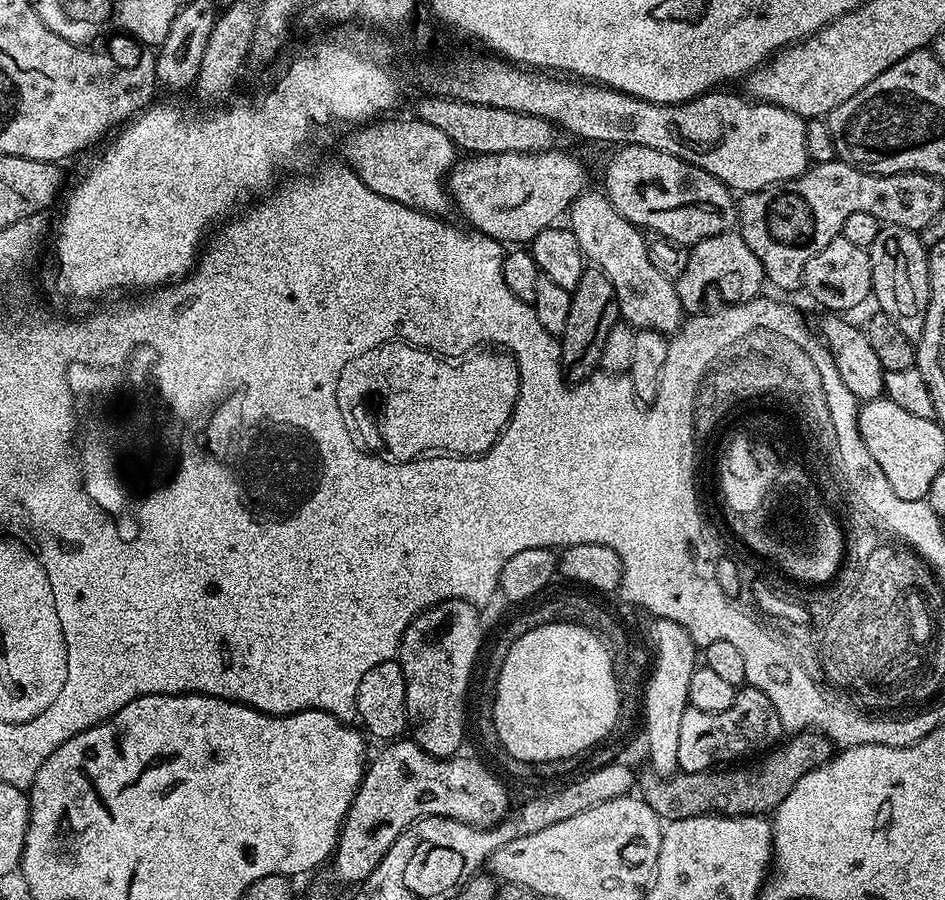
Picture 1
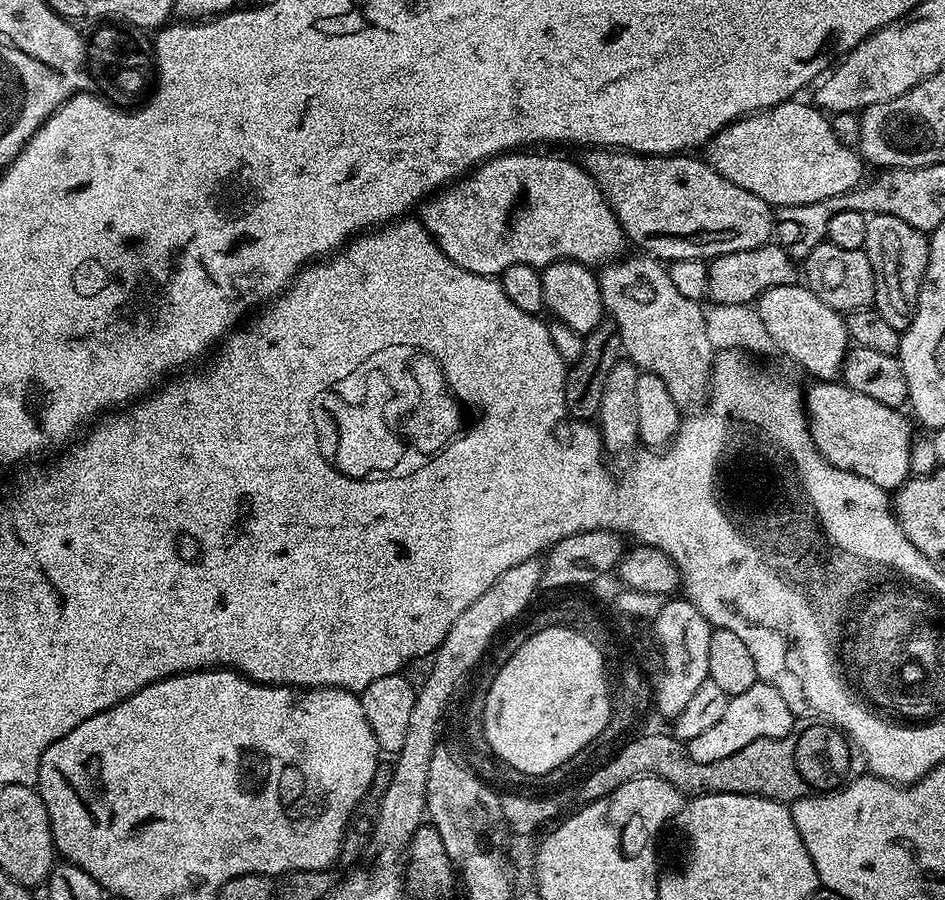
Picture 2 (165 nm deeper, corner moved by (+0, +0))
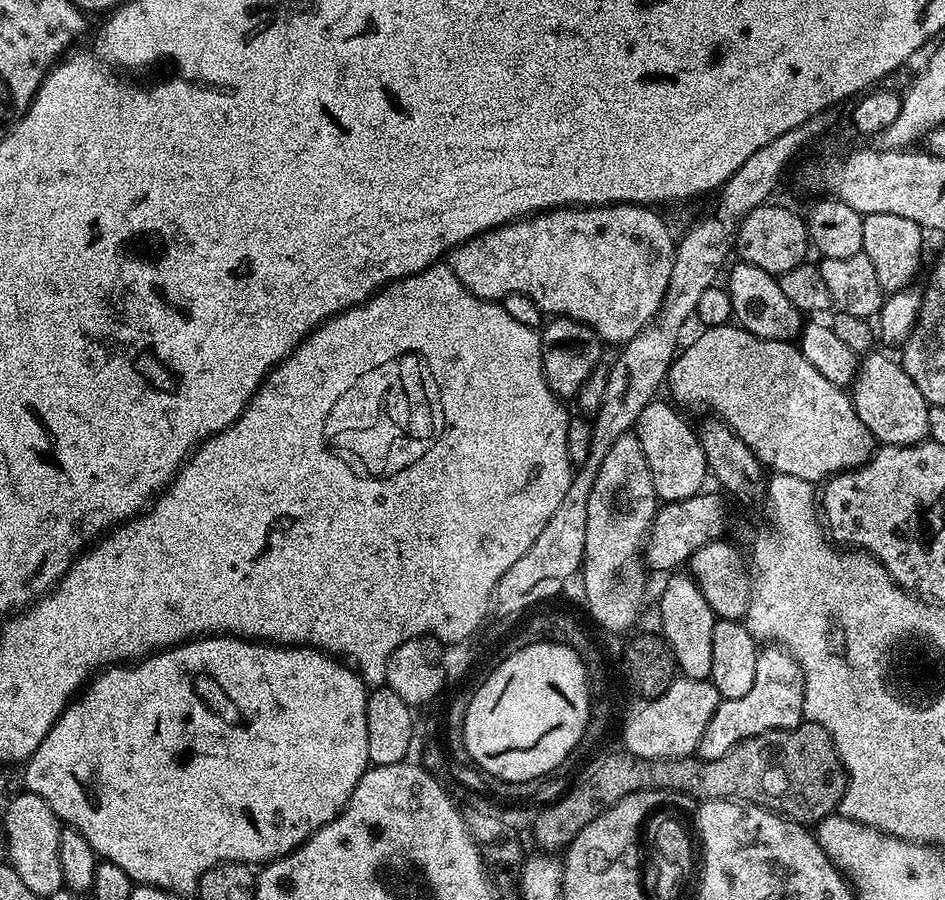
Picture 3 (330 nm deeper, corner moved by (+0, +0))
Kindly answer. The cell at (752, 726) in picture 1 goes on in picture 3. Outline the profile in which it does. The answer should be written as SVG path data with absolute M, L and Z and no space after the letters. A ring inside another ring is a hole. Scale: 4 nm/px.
M764 646L758 654L758 670L754 670L754 686L743 698L721 700L714 710L714 718L706 722L695 755L701 760L722 758L738 742L774 730L796 728L804 719L804 675L783 646Z

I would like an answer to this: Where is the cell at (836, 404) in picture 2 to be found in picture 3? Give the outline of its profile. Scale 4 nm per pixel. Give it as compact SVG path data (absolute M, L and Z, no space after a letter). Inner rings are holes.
M729 322L722 326L714 326L713 328L704 328L701 333L701 336L693 344L686 345L687 343L685 343L683 345L682 351L675 357L675 360L673 360L672 365L669 367L666 388L672 391L673 398L671 397L671 399L677 405L684 402L701 400L706 407L713 408L720 415L717 417L727 424L732 431L736 432L738 438L746 444L752 454L760 459L763 467L771 470L773 473L781 472L782 474L790 474L794 478L824 482L838 475L839 472L851 472L854 468L860 468L871 458L874 451L874 439L870 430L862 424L861 418L858 418L855 406L852 404L851 395L845 389L834 386L834 382L826 382L826 378L822 378L822 374L818 374L818 370L814 370L814 366L810 366L810 362L806 362L806 358L802 358L799 347L795 343L787 340L758 338L758 334L750 334L735 322Z

